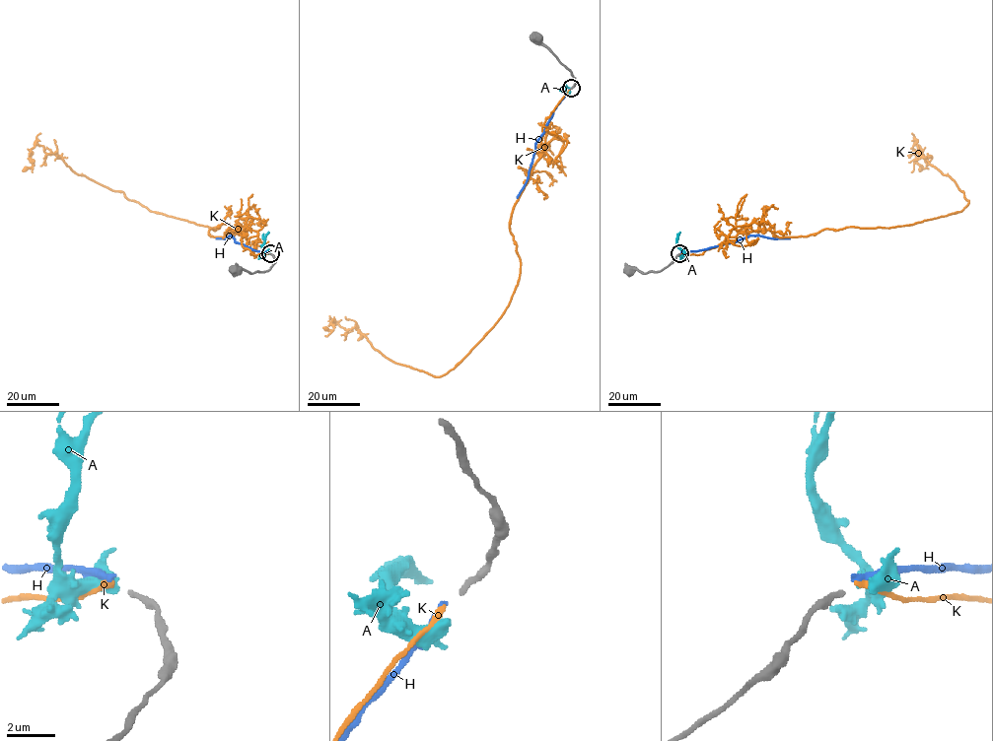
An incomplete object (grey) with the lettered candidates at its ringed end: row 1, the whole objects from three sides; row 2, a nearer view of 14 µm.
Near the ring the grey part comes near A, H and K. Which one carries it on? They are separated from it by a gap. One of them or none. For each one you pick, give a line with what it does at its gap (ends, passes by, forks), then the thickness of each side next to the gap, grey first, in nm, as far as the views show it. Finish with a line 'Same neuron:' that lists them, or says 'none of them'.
K: it ends | 240/280 nm
Same neuron: K

